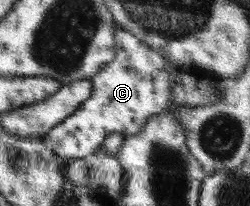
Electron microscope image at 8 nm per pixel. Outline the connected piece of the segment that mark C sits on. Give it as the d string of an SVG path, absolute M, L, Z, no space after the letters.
M120 28L116 31L116 42L113 47L117 49L115 58L108 62L95 76L89 78L93 83L91 96L71 116L64 118L42 136L42 139L50 145L51 149L66 161L93 154L97 147L101 146L105 137L113 132L121 132L123 136L139 132L149 120L149 117L165 110L165 107L169 104L169 99L173 97L171 96L172 76L165 70L167 61L160 53L155 52L148 44L144 44L133 34Z

